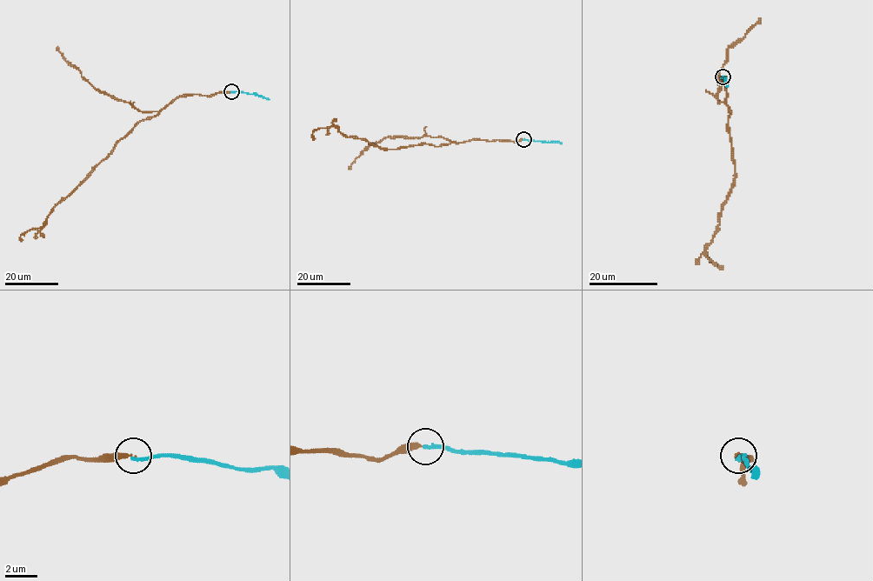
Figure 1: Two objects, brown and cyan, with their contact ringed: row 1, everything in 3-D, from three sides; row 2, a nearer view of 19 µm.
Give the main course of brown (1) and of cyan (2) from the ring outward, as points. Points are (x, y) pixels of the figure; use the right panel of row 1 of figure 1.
1: (723, 76), (726, 103), (730, 110), (729, 131), (734, 185), (722, 206), (712, 241), (705, 249), (723, 270)
2: (723, 76), (728, 87)

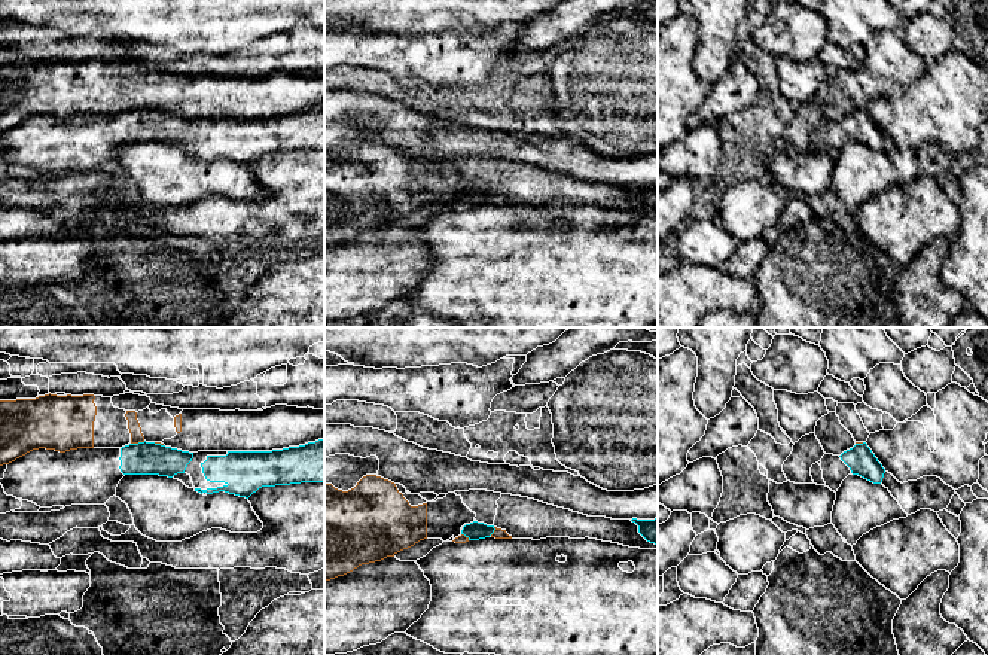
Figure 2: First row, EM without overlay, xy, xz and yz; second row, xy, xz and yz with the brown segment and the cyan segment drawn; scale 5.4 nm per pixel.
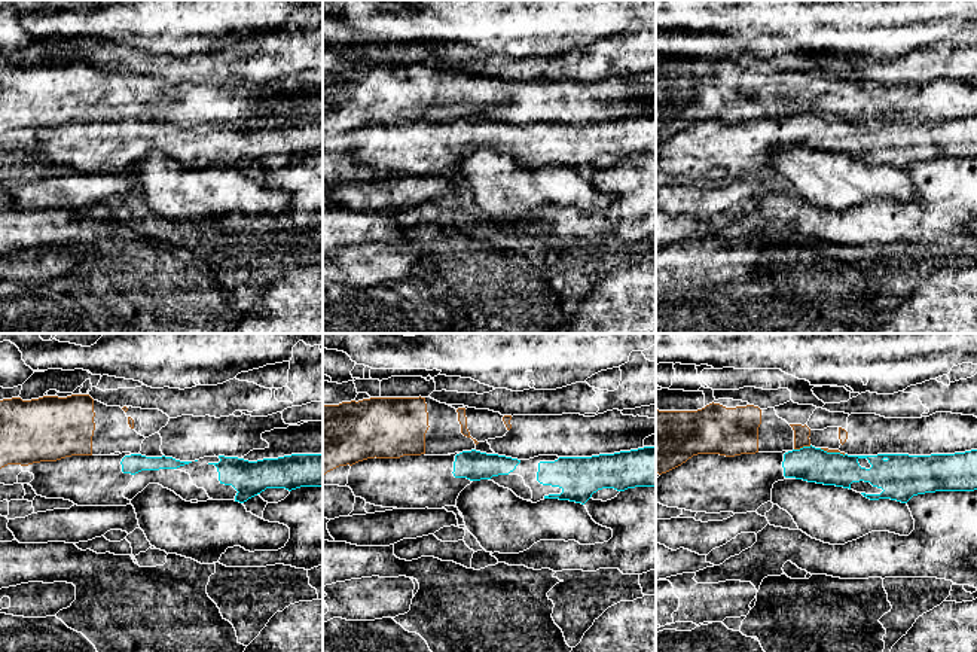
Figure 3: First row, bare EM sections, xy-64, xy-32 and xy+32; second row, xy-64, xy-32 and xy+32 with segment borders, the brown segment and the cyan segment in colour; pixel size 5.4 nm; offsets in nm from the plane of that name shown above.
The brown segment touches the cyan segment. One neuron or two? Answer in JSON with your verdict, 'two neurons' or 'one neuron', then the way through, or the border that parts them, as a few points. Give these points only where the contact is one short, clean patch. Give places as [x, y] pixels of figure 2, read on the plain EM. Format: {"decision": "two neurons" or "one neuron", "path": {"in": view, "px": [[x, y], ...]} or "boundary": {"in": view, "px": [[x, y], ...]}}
{"decision": "two neurons", "boundary": {"in": "xy", "px": [[145, 107], [131, 110]]}}

